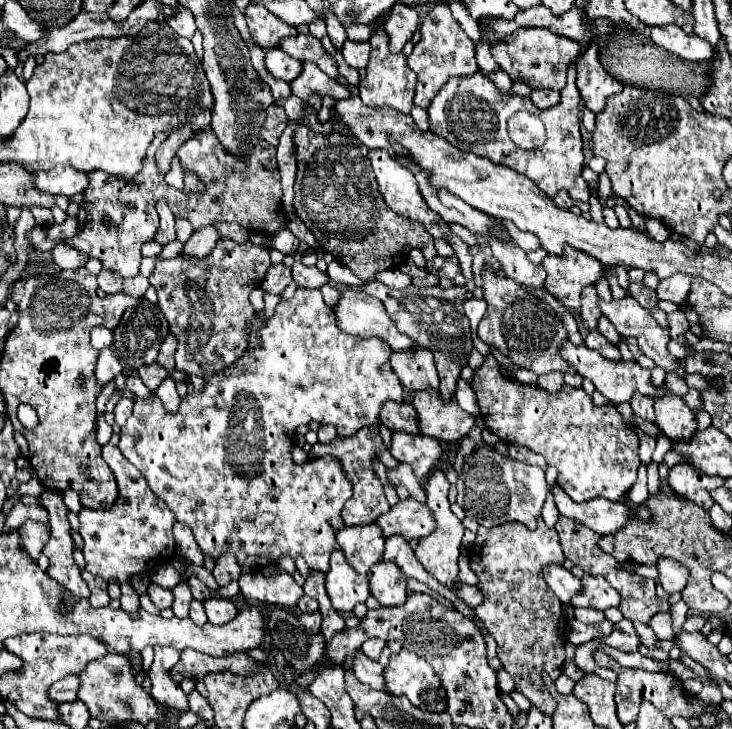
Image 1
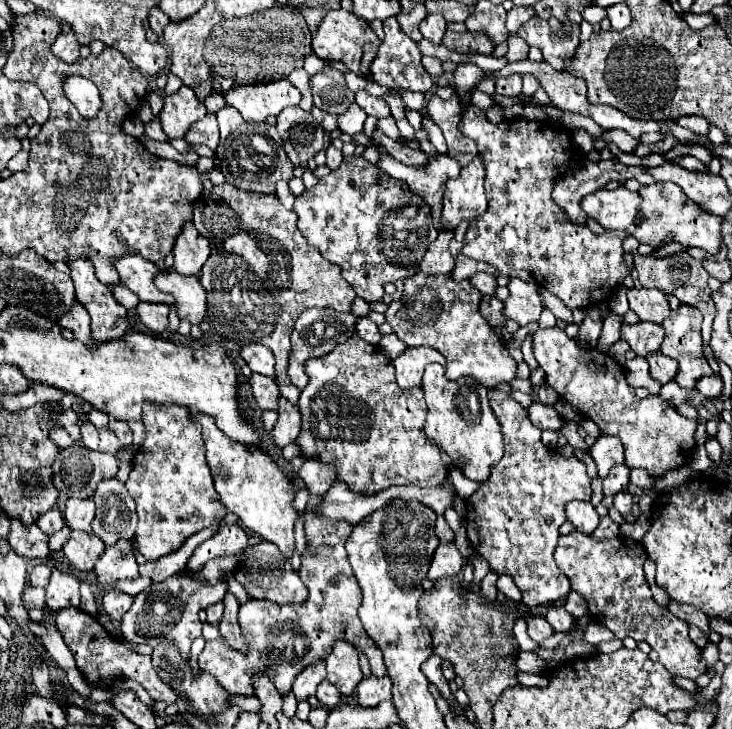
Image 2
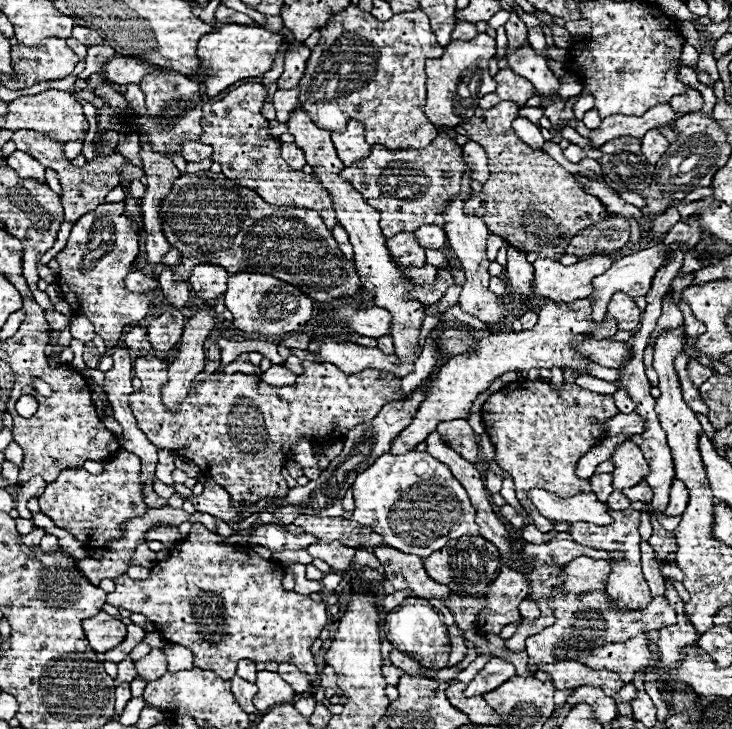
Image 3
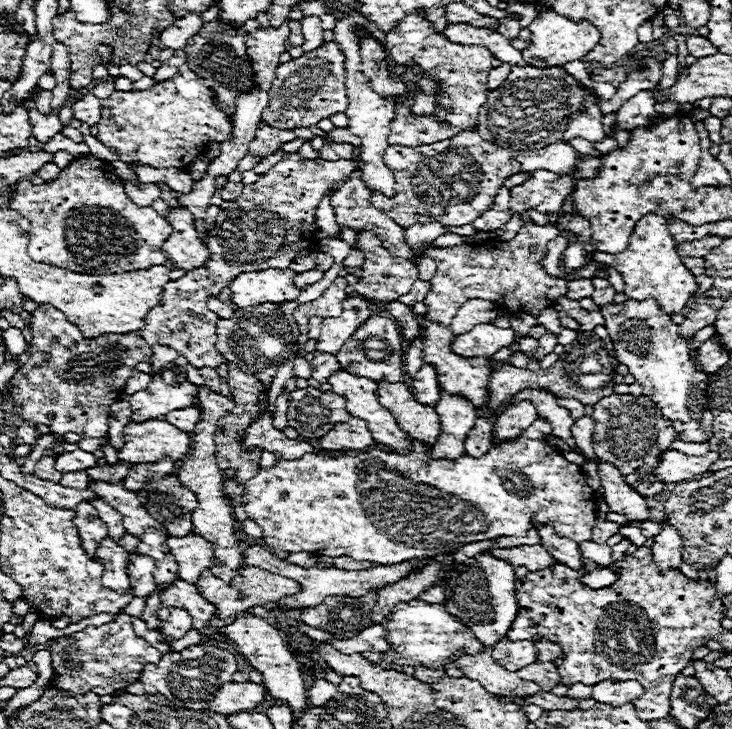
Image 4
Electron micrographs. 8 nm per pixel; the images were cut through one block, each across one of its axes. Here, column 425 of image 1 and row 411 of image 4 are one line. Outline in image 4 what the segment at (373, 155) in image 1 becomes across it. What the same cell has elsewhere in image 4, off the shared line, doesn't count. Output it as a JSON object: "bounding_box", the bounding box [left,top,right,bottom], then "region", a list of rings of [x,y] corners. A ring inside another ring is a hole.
{"bounding_box":[178,386,242,584],"region":[[[198,386],[198,400],[194,404],[202,416],[198,420],[198,424],[194,426],[192,434],[190,434],[190,440],[192,440],[192,446],[190,446],[190,452],[186,454],[186,458],[178,464],[178,478],[184,486],[192,488],[192,492],[196,492],[198,496],[198,508],[196,512],[192,512],[192,530],[200,536],[204,536],[208,542],[212,542],[214,546],[214,566],[210,568],[214,572],[216,578],[224,580],[230,584],[232,576],[234,576],[234,570],[242,568],[240,562],[242,562],[242,552],[240,552],[240,546],[238,546],[238,538],[236,538],[236,528],[234,528],[234,516],[232,516],[232,506],[230,506],[230,500],[226,498],[224,494],[224,476],[222,476],[222,470],[218,468],[216,464],[216,444],[214,444],[214,430],[216,430],[216,422],[230,410],[234,408],[234,402],[228,400],[226,396],[222,394],[214,394],[210,392],[206,386]]]}

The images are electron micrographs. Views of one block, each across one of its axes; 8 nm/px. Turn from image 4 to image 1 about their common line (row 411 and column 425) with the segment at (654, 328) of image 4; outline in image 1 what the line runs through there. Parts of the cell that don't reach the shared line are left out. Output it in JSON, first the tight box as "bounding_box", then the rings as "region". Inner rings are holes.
{"bounding_box":[384,648,446,712],"region":[[[402,648],[390,656],[390,664],[384,670],[386,692],[394,696],[406,696],[414,706],[428,712],[446,710],[446,690],[434,672],[434,668],[418,654]]]}

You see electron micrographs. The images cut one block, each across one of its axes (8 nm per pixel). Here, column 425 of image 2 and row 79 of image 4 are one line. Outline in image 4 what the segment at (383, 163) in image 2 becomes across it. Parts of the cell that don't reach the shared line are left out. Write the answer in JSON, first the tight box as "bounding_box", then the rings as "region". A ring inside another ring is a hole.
{"bounding_box":[98,64,232,168],"region":[[[186,64],[174,78],[154,84],[142,92],[114,92],[100,100],[102,118],[98,128],[100,142],[114,154],[138,160],[152,168],[180,168],[192,164],[208,142],[223,142],[232,134],[232,122],[222,114],[204,86]]]}

